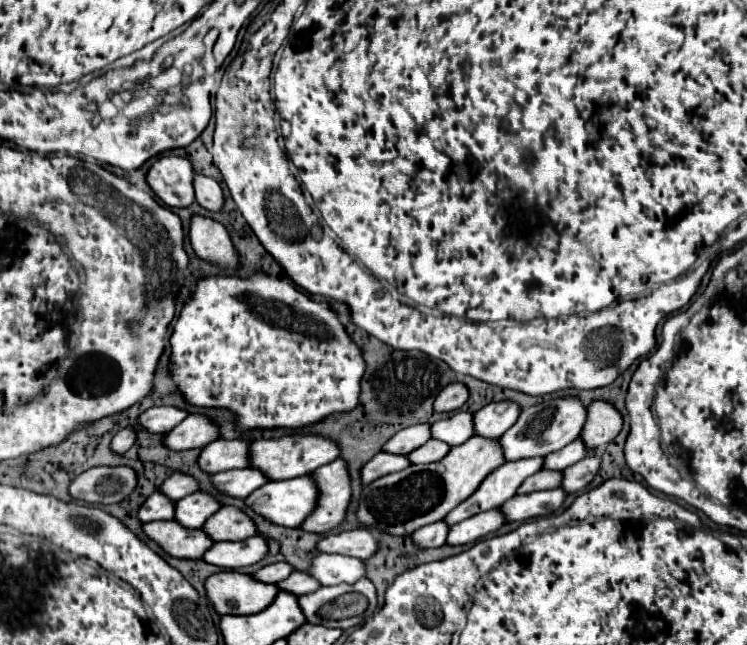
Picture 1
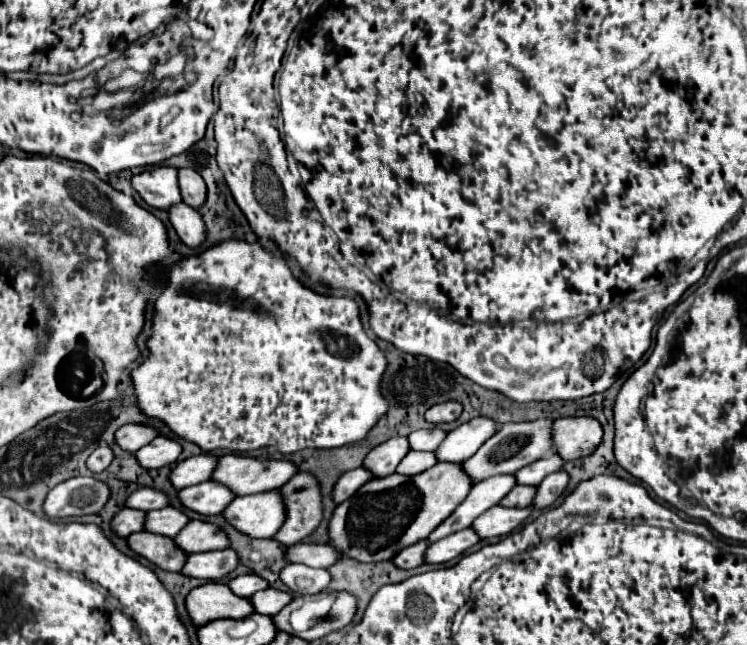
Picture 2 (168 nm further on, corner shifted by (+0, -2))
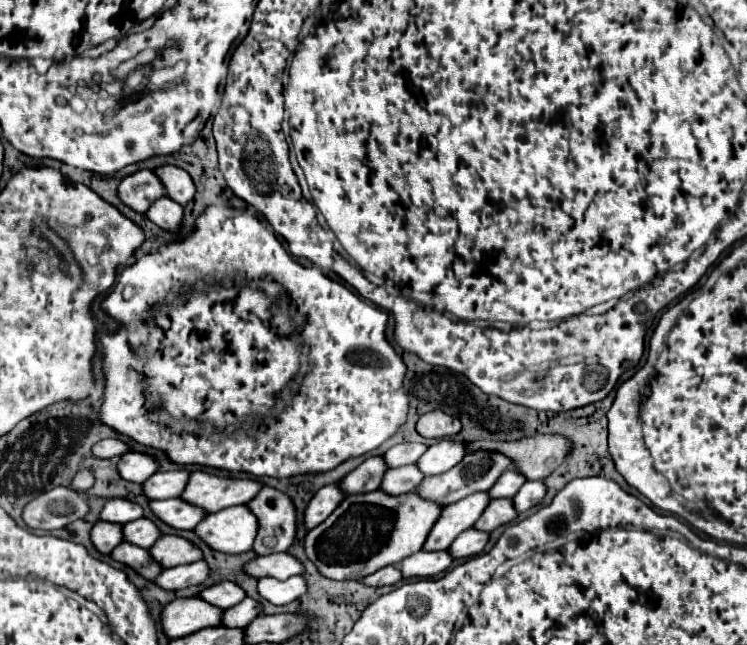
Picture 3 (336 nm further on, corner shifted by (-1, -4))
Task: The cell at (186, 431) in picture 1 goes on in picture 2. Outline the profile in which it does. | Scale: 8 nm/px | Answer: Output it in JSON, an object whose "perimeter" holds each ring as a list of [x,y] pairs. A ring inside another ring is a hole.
{"perimeter":[[[160,435],[154,441],[150,441],[146,447],[138,449],[136,459],[146,469],[158,469],[174,463],[180,457],[180,453],[182,453],[182,445],[176,439],[168,439]]]}

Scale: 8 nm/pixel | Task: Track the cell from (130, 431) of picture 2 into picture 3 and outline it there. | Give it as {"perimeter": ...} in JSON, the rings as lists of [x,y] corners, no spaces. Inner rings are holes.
{"perimeter":[[[103,439],[91,447],[91,455],[99,459],[109,459],[109,457],[123,455],[123,453],[127,453],[127,445],[121,443],[119,439]]]}

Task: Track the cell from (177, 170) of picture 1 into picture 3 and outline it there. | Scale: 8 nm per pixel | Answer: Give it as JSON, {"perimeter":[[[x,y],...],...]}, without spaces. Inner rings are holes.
{"perimeter":[[[137,171],[133,175],[127,175],[119,183],[117,195],[123,201],[123,205],[131,207],[137,213],[145,213],[147,207],[165,193],[163,185],[159,183],[159,179],[155,179],[153,171]]]}

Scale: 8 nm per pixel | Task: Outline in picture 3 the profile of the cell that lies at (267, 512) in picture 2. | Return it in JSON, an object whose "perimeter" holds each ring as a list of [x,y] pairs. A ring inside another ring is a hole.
{"perimeter":[[[245,505],[227,507],[201,519],[193,531],[213,551],[239,555],[251,549],[257,535],[257,519]]]}

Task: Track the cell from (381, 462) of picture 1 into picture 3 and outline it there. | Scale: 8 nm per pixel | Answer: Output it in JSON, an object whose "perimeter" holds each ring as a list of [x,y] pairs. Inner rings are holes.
{"perimeter":[[[327,485],[319,493],[315,493],[303,513],[305,529],[309,531],[309,529],[317,527],[319,523],[323,523],[341,501],[343,501],[343,495],[341,495],[341,491],[337,491],[337,485]]]}

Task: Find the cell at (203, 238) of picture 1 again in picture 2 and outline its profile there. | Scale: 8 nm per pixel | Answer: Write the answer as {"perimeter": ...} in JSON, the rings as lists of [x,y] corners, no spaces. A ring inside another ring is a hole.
{"perimeter":[[[178,203],[172,205],[168,213],[170,213],[170,223],[174,225],[182,243],[186,243],[190,249],[200,247],[206,241],[206,223],[196,209],[188,207],[186,203]]]}

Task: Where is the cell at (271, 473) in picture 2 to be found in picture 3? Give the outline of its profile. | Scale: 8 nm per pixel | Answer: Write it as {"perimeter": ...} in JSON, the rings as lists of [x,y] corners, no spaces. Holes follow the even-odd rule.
{"perimeter":[[[195,471],[191,473],[187,487],[179,499],[201,507],[205,513],[215,513],[233,505],[249,503],[259,489],[261,483],[251,479],[229,479],[217,477],[209,471]]]}

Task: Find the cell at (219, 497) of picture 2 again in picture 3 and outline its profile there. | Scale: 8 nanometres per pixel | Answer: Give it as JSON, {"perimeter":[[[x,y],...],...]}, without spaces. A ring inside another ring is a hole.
{"perimeter":[[[165,499],[165,501],[151,501],[149,509],[157,519],[161,519],[165,525],[179,529],[179,531],[191,531],[205,513],[199,507],[193,507],[181,499]]]}

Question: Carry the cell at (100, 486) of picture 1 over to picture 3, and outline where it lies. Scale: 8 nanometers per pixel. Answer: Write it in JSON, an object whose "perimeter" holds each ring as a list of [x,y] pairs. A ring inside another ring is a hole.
{"perimeter":[[[55,487],[29,501],[23,507],[21,519],[31,529],[53,531],[83,519],[87,511],[87,497],[83,493],[75,493],[69,487]]]}

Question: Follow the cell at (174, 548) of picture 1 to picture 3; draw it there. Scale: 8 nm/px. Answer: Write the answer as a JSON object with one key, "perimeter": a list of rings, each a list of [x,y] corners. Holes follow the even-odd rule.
{"perimeter":[[[121,543],[111,551],[111,559],[131,567],[135,573],[139,573],[145,579],[153,579],[155,575],[159,575],[161,567],[151,559],[147,549],[135,547],[131,543]]]}

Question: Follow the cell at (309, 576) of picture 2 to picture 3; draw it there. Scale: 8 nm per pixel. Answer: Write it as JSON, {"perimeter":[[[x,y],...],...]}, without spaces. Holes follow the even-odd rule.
{"perimeter":[[[301,575],[291,577],[287,581],[277,581],[277,579],[265,577],[265,579],[259,579],[259,583],[257,583],[257,593],[273,605],[287,605],[287,603],[295,601],[297,597],[301,597],[305,591],[307,591],[307,587],[305,587],[305,579]]]}

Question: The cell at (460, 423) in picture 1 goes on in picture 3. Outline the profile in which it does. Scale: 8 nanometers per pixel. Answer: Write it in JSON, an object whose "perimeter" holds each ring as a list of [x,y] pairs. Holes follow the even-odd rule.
{"perimeter":[[[401,443],[401,445],[395,445],[391,447],[383,459],[385,459],[385,465],[389,469],[393,467],[403,467],[403,465],[413,465],[423,453],[425,453],[425,445],[421,443]]]}

